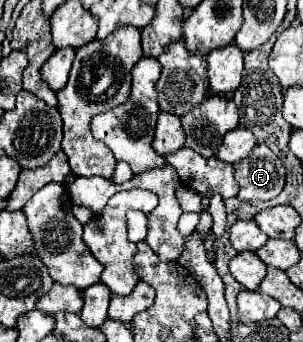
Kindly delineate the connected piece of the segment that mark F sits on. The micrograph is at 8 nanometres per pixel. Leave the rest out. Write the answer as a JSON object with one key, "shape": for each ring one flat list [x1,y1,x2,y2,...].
{"shape":[[256,144,254,150,234,166,236,182,240,184,240,200,272,200,286,184,286,168,282,160,266,146]]}

